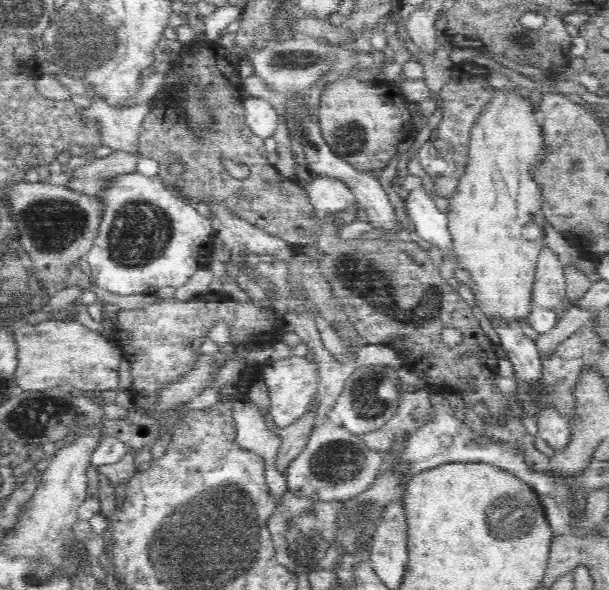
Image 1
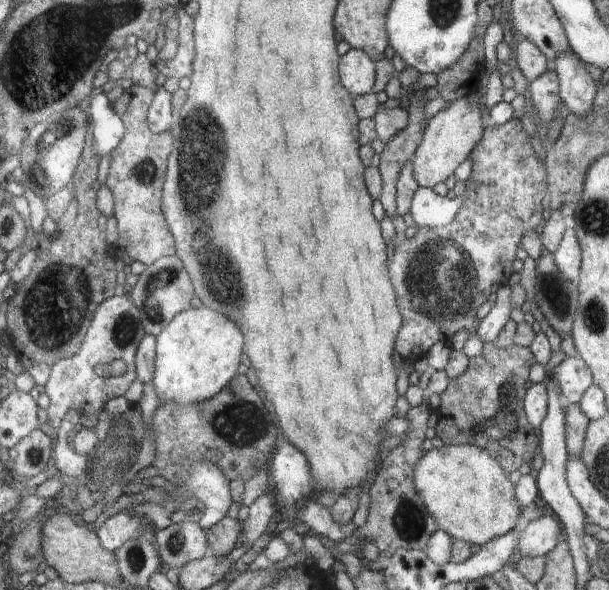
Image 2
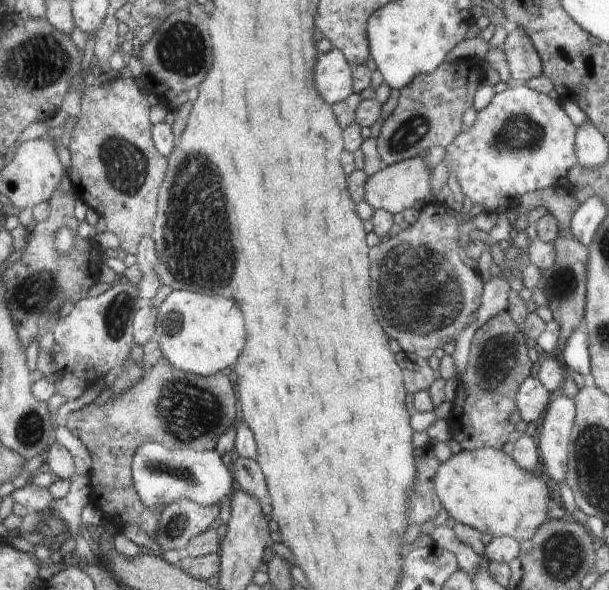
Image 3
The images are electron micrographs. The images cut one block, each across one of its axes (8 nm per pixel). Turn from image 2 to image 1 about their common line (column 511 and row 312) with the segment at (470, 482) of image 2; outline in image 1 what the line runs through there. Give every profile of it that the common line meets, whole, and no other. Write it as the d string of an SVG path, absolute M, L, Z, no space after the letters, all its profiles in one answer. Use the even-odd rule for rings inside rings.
M496 90L492 100L484 106L482 114L478 116L476 124L472 126L470 132L470 142L468 144L467 164L464 174L461 176L456 188L456 193L449 199L450 205L448 206L447 225L448 230L453 238L453 251L455 252L455 260L458 260L458 266L461 270L464 270L466 274L472 276L472 282L474 282L474 298L476 298L476 306L486 314L486 318L490 318L492 322L516 322L516 320L522 320L526 316L530 315L533 310L532 304L532 288L535 280L535 272L537 269L537 258L541 250L544 248L544 227L546 225L546 218L541 209L541 188L533 177L533 170L536 168L537 157L541 156L542 149L545 148L545 142L543 139L543 130L540 126L539 115L534 112L536 108L531 103L520 96L517 90L508 92L505 90Z

